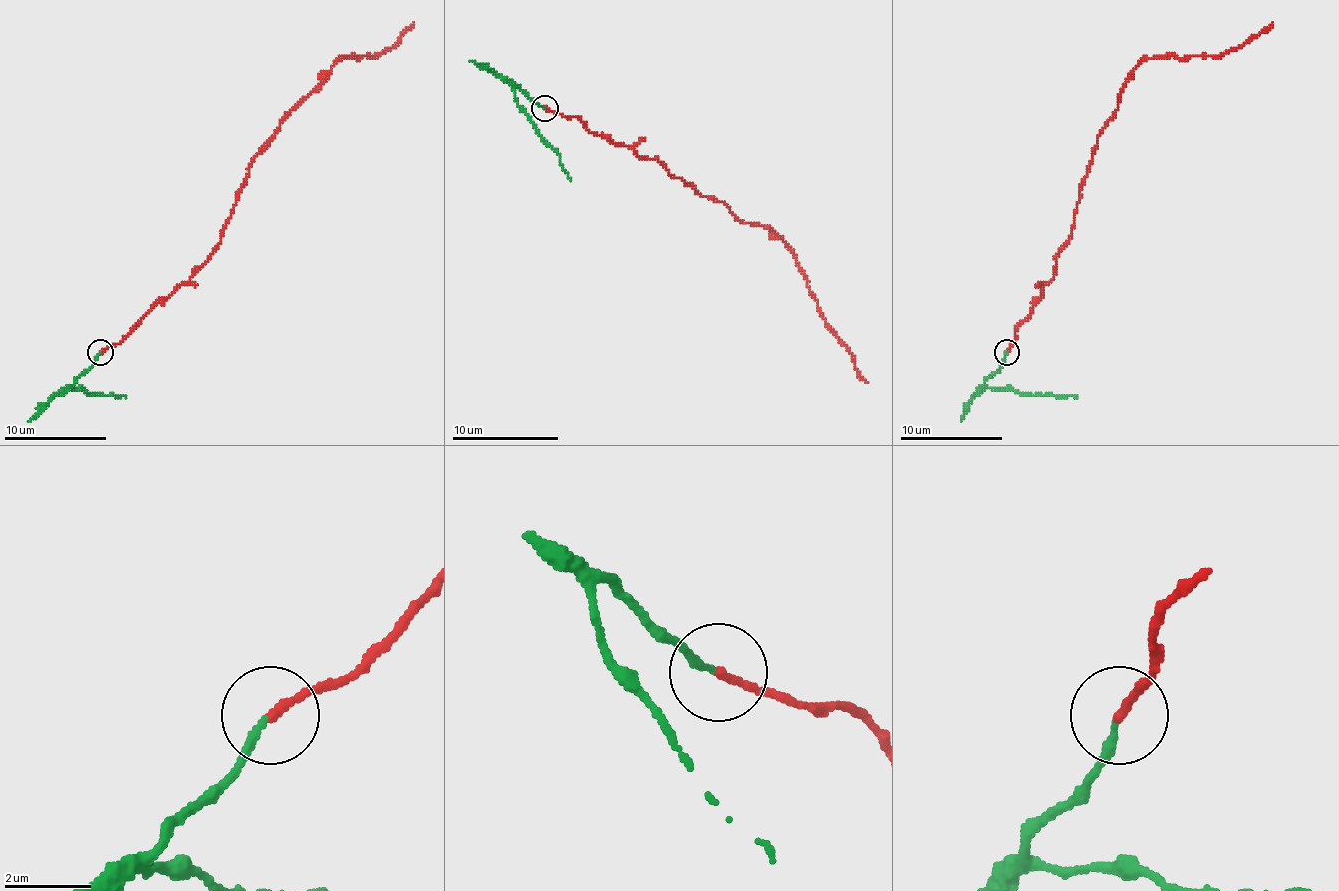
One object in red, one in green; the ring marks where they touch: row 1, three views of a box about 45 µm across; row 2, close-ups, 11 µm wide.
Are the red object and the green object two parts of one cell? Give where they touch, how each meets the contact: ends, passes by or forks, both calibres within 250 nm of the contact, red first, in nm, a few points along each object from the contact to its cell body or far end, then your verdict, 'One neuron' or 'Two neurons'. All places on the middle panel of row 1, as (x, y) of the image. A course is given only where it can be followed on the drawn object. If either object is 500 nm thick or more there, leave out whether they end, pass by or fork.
Place: (544, 108). At the ring red ends. At the ring green ends. Thickness 190 nm (red) against 170 nm. Course of red: (544, 109), (575, 117), (591, 132), (655, 159), (700, 196), (772, 231), (868, 382). Course of green: (544, 109), (517, 85), (514, 90), (517, 106), (536, 132), (560, 156), (570, 180). One neuron

